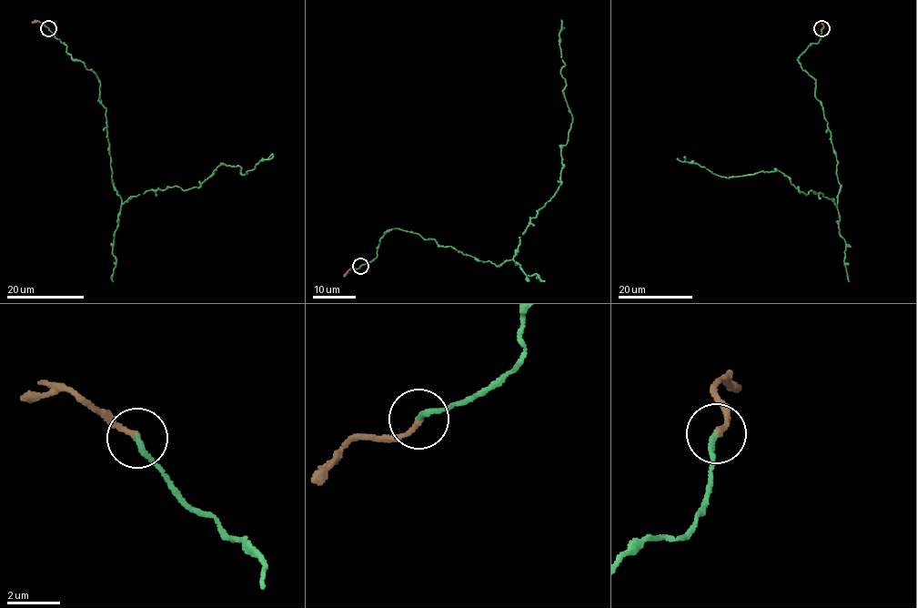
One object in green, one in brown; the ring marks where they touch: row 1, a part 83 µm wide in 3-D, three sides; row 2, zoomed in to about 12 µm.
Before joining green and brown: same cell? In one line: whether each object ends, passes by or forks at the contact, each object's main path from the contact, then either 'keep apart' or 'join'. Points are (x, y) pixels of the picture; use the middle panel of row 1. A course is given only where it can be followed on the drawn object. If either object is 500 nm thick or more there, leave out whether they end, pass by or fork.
green ends there; brown ends there; green runs (360, 266), (395, 228), (497, 266), (513, 258), (559, 185), (572, 118), (561, 20); brown runs (360, 266), (347, 270), (344, 276); join

